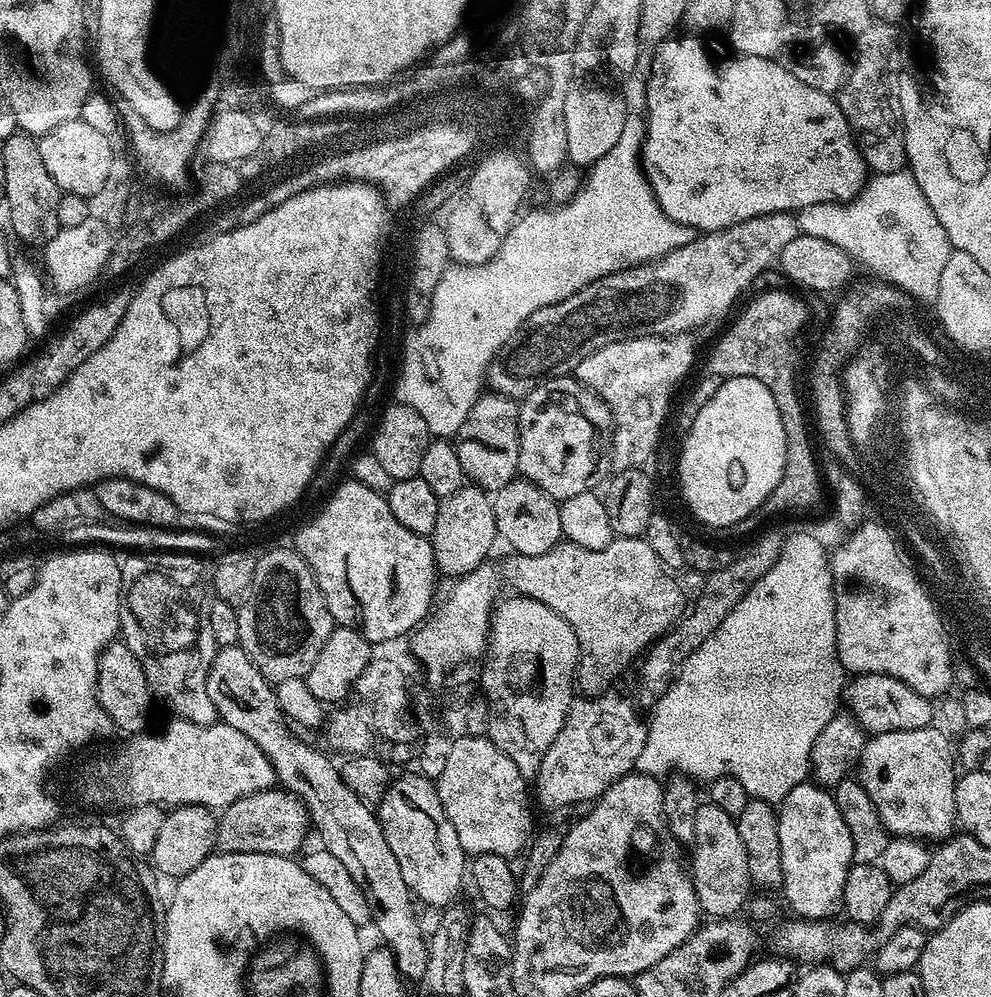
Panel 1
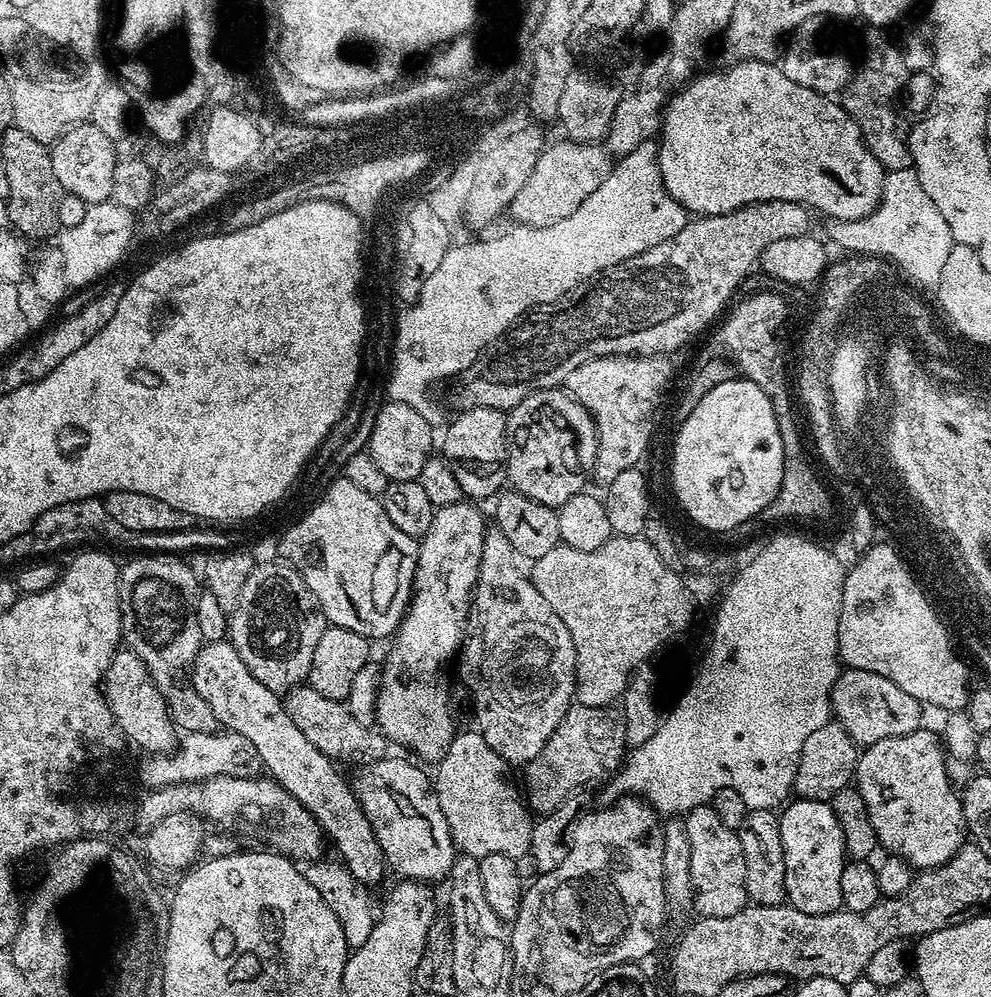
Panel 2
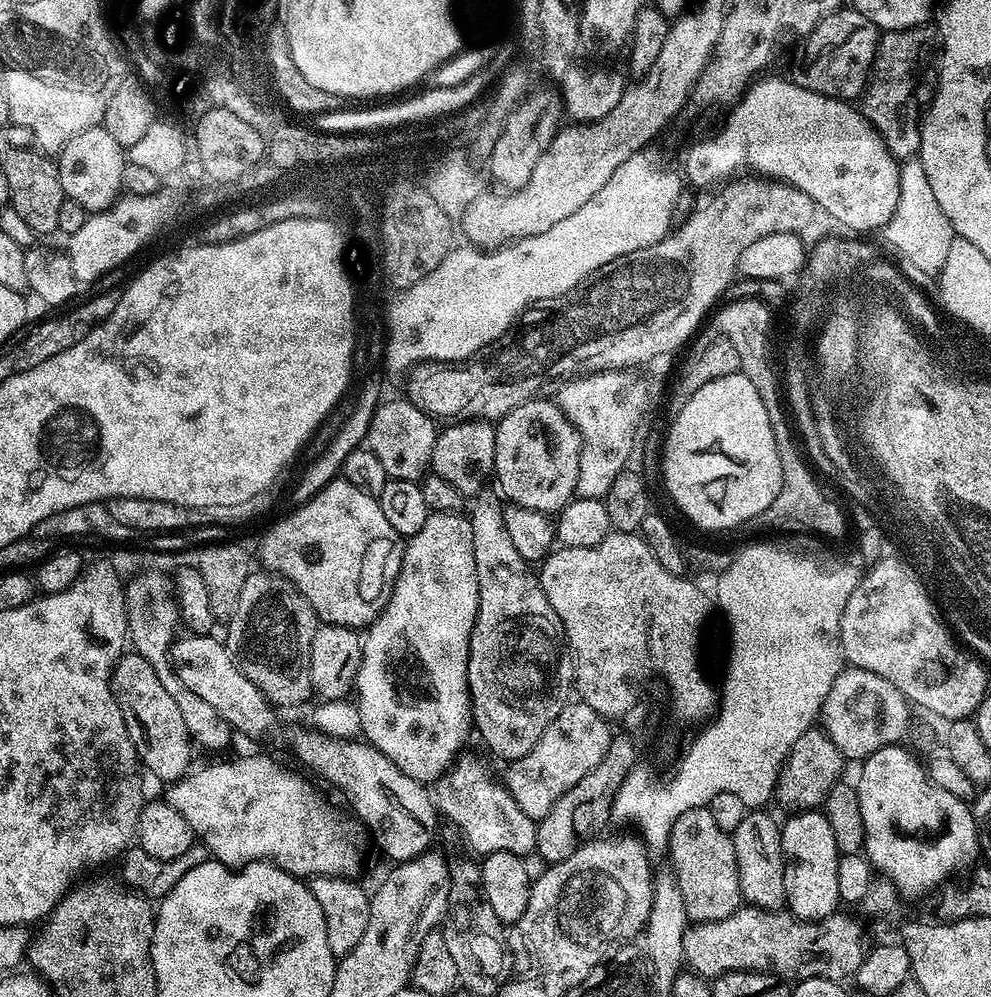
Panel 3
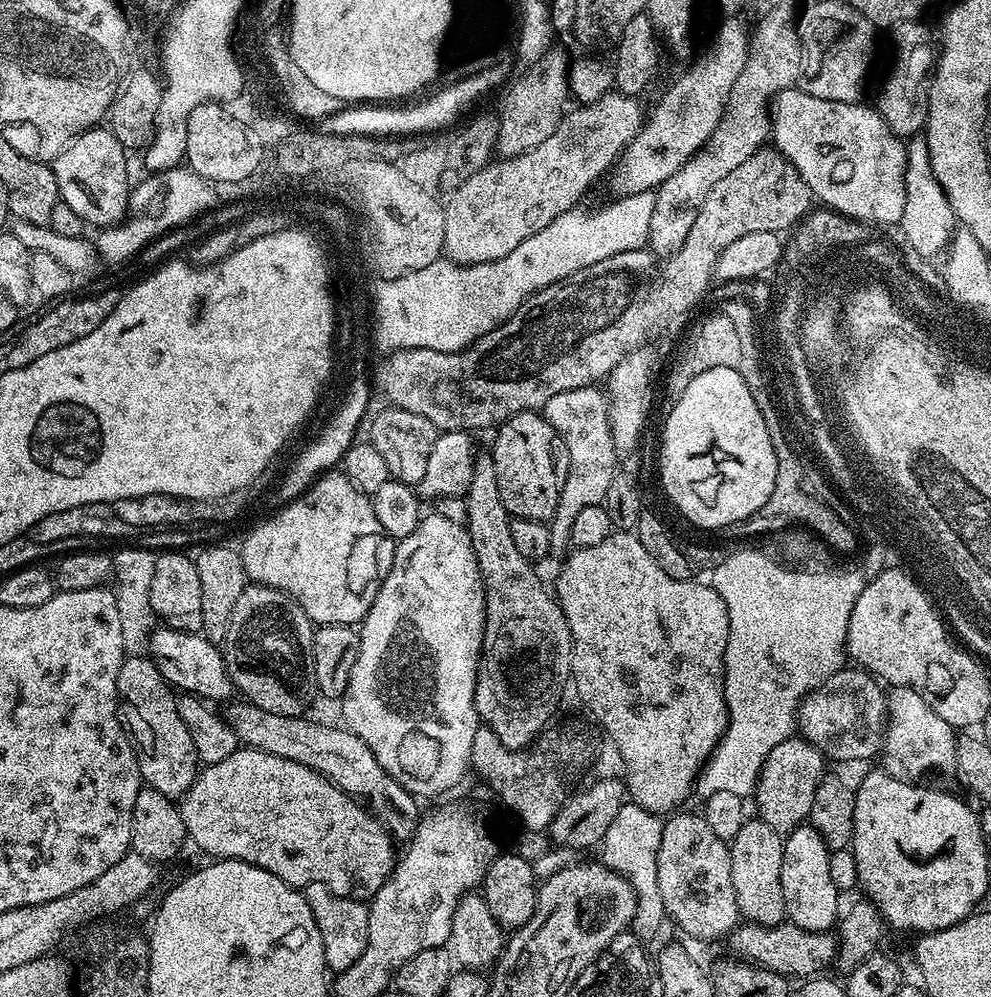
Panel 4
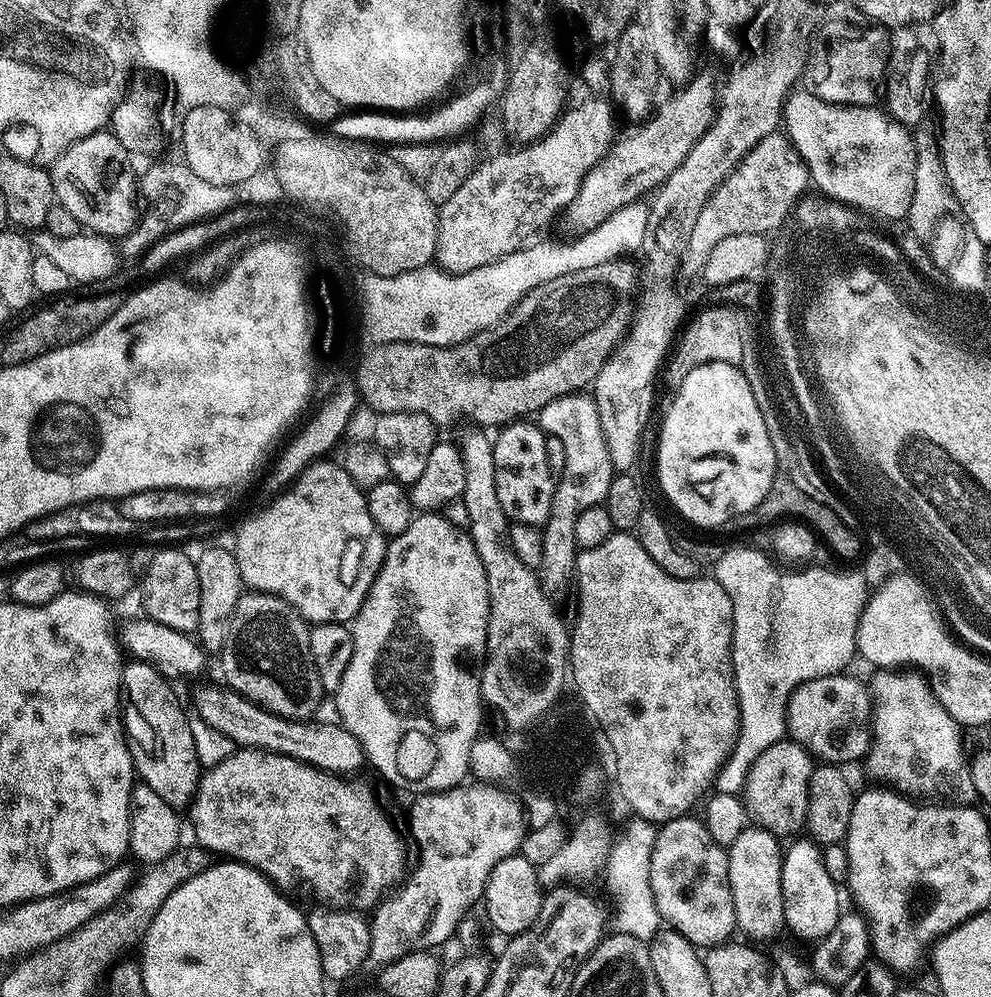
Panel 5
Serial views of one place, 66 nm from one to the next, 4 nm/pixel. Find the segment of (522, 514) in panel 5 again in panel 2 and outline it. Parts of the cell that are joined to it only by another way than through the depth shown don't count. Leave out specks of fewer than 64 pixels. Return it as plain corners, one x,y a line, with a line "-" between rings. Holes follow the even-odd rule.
537,388
518,406
507,413
508,417
508,467
506,480
515,491
526,494
526,498
534,498
534,502
542,502
546,506
558,509
562,502
570,502
574,494
585,491
590,470
596,461
596,424
587,408
584,408
572,393
559,388

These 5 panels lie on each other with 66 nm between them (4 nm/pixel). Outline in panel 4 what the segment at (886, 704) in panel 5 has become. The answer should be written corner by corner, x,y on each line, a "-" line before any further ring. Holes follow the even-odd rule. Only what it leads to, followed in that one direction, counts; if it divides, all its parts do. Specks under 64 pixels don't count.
899,686
893,687
891,691
887,693
888,719
882,737
883,767
891,775
916,782
921,779
919,776
924,776
935,768
951,765
956,758
957,733
954,729
928,705
923,692

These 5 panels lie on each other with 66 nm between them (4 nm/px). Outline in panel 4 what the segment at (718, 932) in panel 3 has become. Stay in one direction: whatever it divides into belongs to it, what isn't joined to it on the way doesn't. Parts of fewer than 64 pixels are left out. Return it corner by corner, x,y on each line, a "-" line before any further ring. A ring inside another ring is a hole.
790,922
776,924
768,928
764,924
741,923
732,929
730,939
732,948
741,960
759,964
762,968
769,968
779,976
787,977
788,972
797,972
800,978
812,978
820,971
823,964
831,965
836,959
838,944
831,935
818,932
807,932

